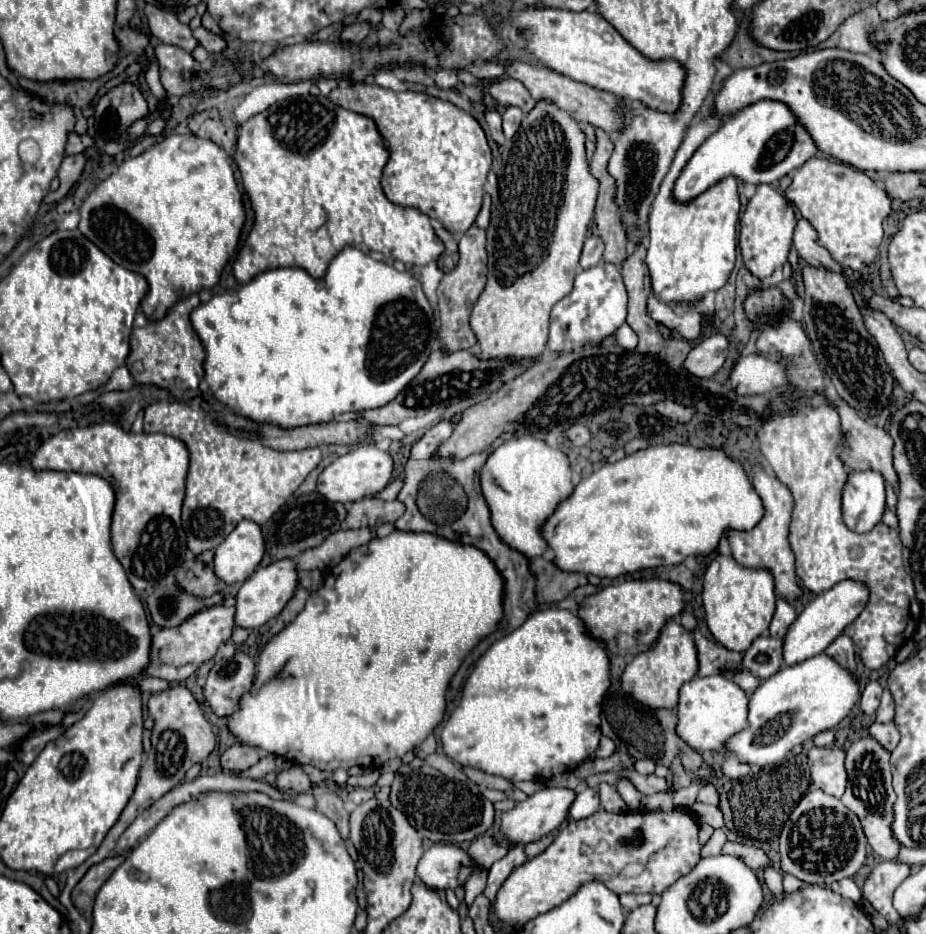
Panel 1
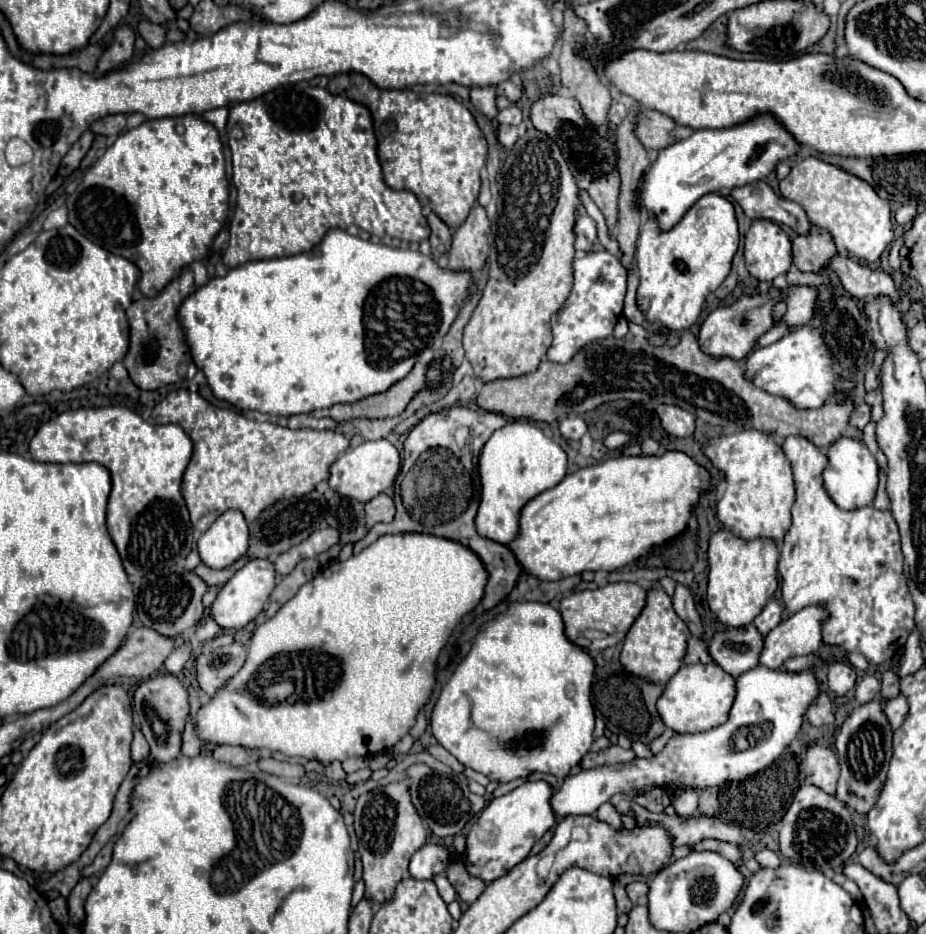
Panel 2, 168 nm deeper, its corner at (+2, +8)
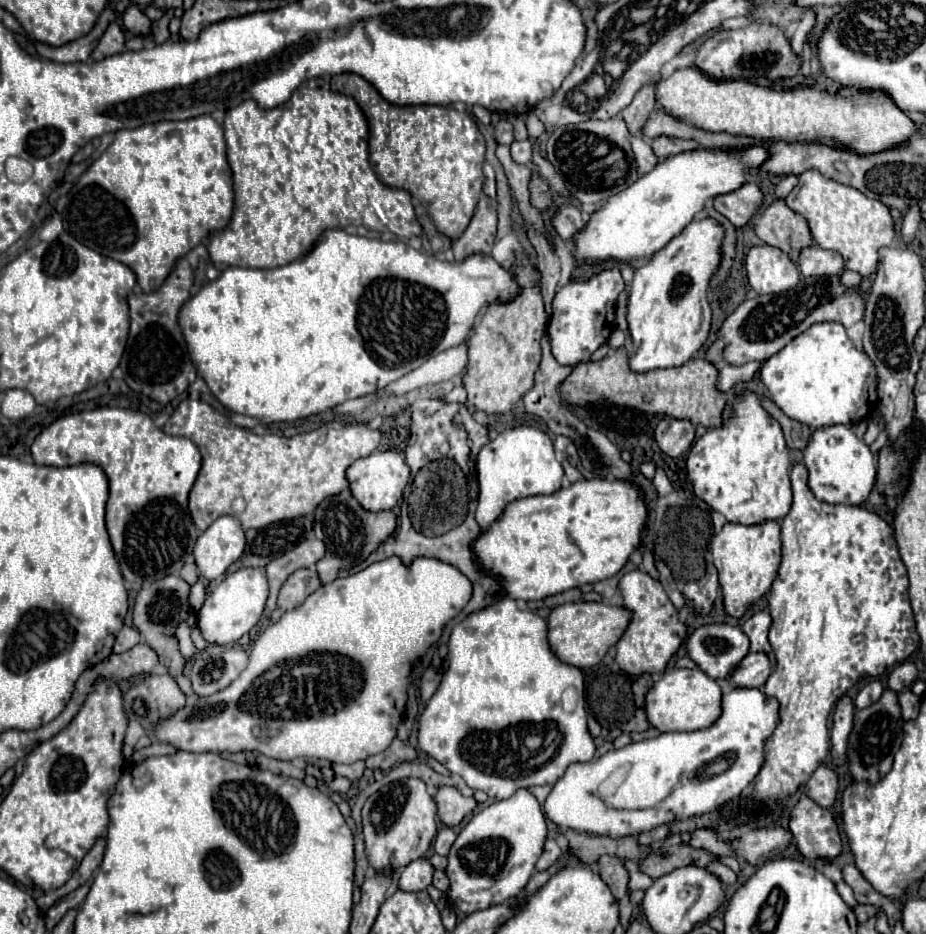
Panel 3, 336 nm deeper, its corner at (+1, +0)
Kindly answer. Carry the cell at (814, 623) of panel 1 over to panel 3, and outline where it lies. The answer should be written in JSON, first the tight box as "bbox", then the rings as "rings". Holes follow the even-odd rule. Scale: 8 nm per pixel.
{"bbox":[729,652,771,688],"rings":[[[763,652],[757,654],[747,654],[735,668],[735,672],[731,672],[729,676],[729,684],[731,688],[761,688],[765,684],[765,680],[771,674],[771,666],[769,660]]]}

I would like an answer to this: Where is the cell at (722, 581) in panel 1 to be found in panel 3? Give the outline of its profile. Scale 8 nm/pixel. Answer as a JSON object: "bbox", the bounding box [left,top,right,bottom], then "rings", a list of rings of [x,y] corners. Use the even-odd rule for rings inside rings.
{"bbox":[711,520,781,618],"rings":[[[767,520],[753,526],[727,522],[723,530],[713,538],[711,552],[719,572],[725,610],[739,618],[745,614],[749,604],[757,602],[771,588],[777,576],[777,568],[781,564],[781,526],[777,520]]]}

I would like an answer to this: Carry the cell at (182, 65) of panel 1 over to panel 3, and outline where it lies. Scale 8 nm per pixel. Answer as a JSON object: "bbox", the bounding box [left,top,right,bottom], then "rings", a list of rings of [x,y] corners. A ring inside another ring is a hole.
{"bbox":[123,4,151,34],"rings":[[[131,4],[123,14],[123,26],[131,34],[147,34],[151,30],[151,20],[137,6]]]}

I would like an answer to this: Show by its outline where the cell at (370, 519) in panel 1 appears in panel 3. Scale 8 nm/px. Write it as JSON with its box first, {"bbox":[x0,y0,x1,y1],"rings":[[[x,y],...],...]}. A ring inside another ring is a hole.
{"bbox":[315,492,397,584],"rings":[[[341,492],[337,496],[325,498],[317,510],[315,510],[315,536],[325,542],[325,556],[317,562],[317,574],[321,584],[333,582],[341,570],[349,570],[361,562],[379,546],[383,540],[387,540],[397,528],[397,516],[393,512],[369,512],[365,510],[353,494]]]}

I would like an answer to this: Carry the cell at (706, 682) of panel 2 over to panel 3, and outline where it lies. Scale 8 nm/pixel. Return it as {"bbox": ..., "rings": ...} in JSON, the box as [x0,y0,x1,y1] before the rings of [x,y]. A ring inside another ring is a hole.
{"bbox":[645,668,721,732],"rings":[[[699,668],[667,670],[645,696],[647,720],[659,732],[693,732],[709,728],[721,716],[721,686]]]}

